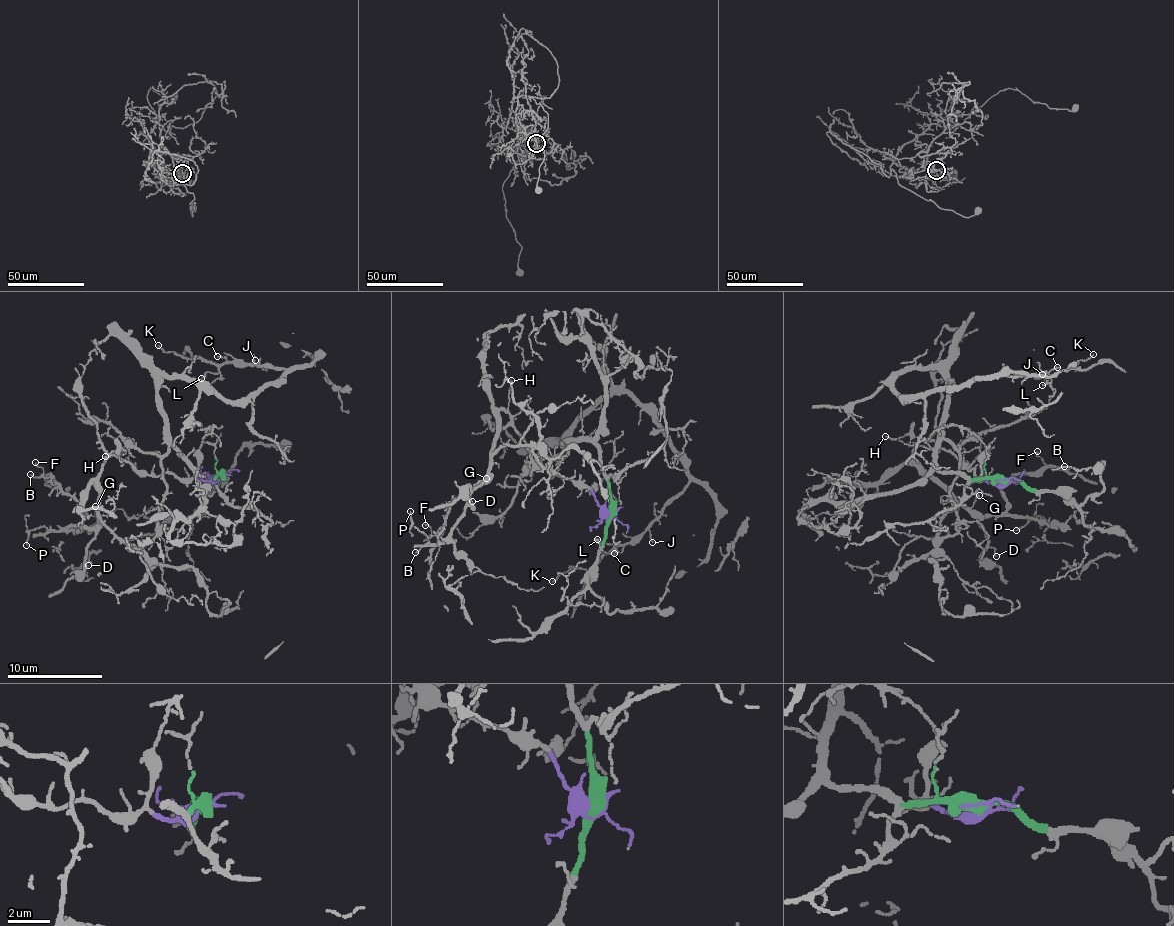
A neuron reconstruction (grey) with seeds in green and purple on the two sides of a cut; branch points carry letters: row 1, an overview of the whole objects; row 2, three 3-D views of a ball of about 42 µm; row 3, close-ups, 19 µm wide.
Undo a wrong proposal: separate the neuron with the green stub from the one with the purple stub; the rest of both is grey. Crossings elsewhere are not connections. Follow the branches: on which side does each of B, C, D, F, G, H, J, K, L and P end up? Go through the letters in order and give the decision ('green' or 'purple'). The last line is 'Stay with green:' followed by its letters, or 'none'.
B: purple
C: green
D: purple
F: purple
G: purple
H: purple
J: green
K: green
L: green
P: purple
Stay with green: C, J, K, L

